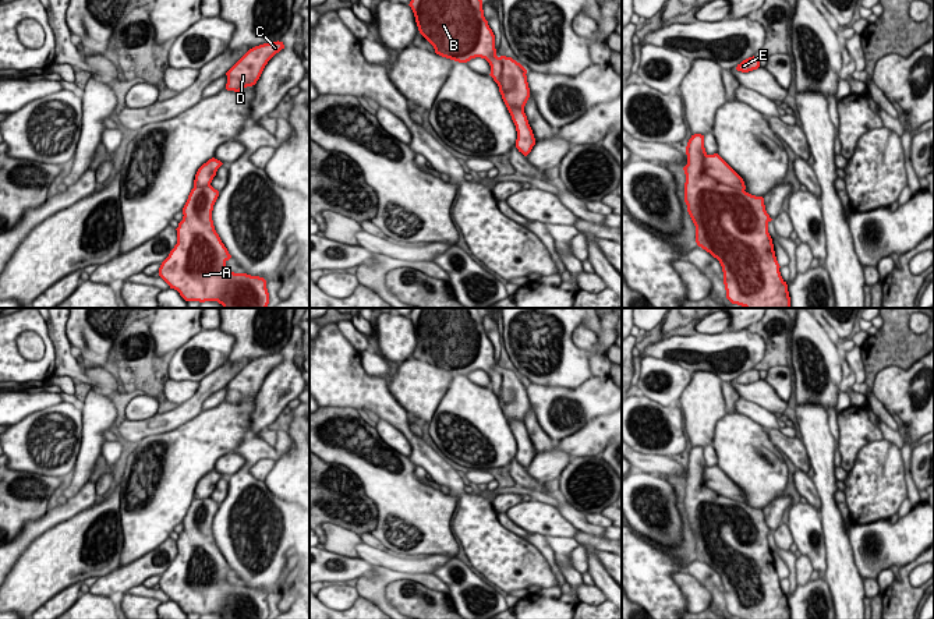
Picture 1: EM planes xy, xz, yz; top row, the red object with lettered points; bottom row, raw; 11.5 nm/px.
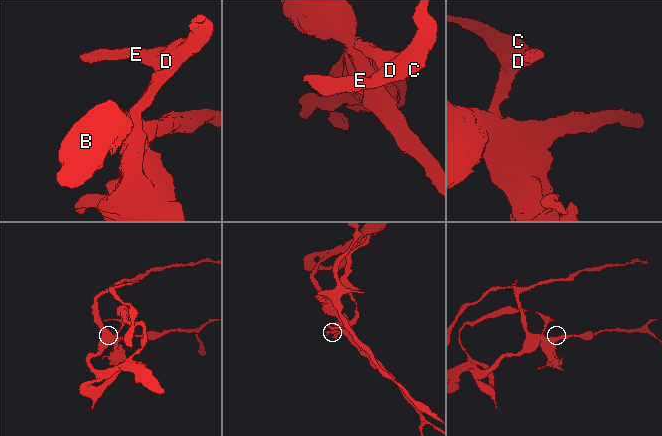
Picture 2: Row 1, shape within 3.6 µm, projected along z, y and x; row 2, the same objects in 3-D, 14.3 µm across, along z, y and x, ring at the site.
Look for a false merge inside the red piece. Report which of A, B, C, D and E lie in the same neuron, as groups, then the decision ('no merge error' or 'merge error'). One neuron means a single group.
A B C D E | no merge error

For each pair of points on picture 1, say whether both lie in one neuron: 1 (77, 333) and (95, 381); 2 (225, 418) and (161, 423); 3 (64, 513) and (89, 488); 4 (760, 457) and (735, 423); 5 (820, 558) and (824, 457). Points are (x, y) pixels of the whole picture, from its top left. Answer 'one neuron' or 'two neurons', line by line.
1: two neurons
2: two neurons
3: one neuron
4: one neuron
5: two neurons

